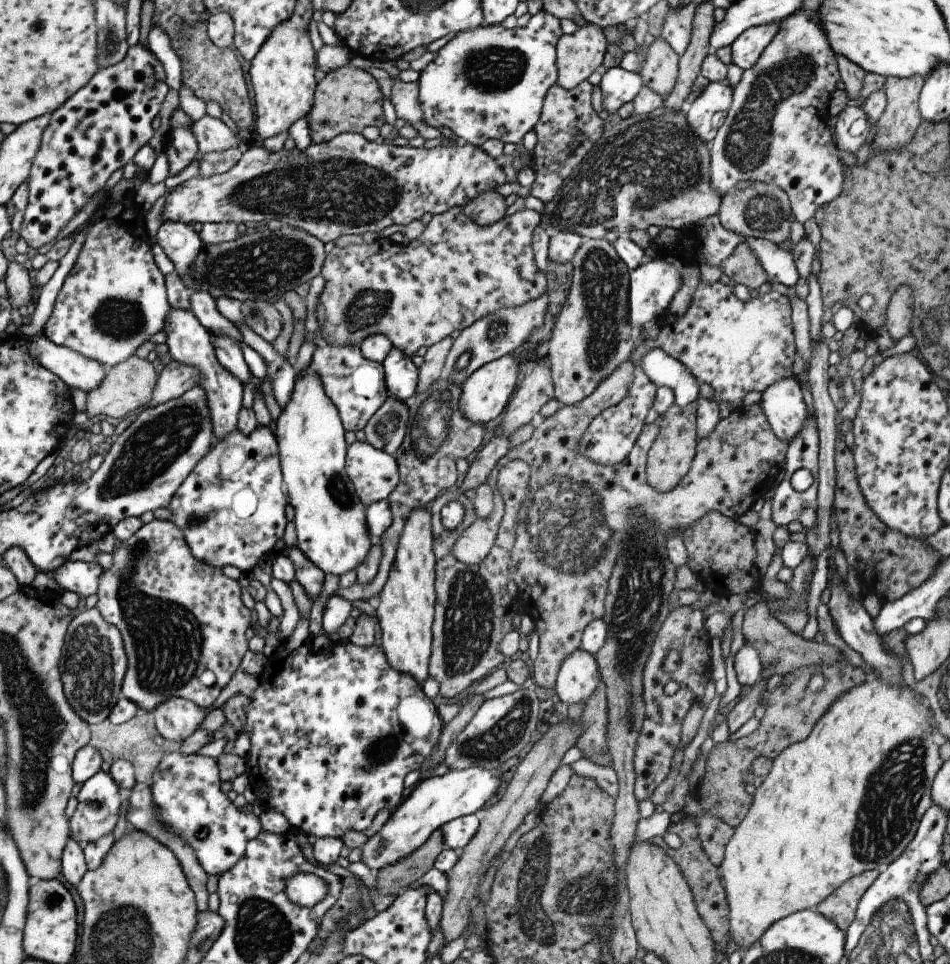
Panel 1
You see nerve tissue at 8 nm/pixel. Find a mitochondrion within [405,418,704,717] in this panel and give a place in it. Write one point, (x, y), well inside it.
(566, 539)

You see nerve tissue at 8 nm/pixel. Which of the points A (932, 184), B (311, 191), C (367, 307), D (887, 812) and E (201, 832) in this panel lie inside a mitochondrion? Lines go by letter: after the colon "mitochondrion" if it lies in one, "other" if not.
A: other
B: mitochondrion
C: mitochondrion
D: mitochondrion
E: other

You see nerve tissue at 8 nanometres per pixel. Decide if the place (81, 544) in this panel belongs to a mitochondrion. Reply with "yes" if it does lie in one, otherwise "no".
no

